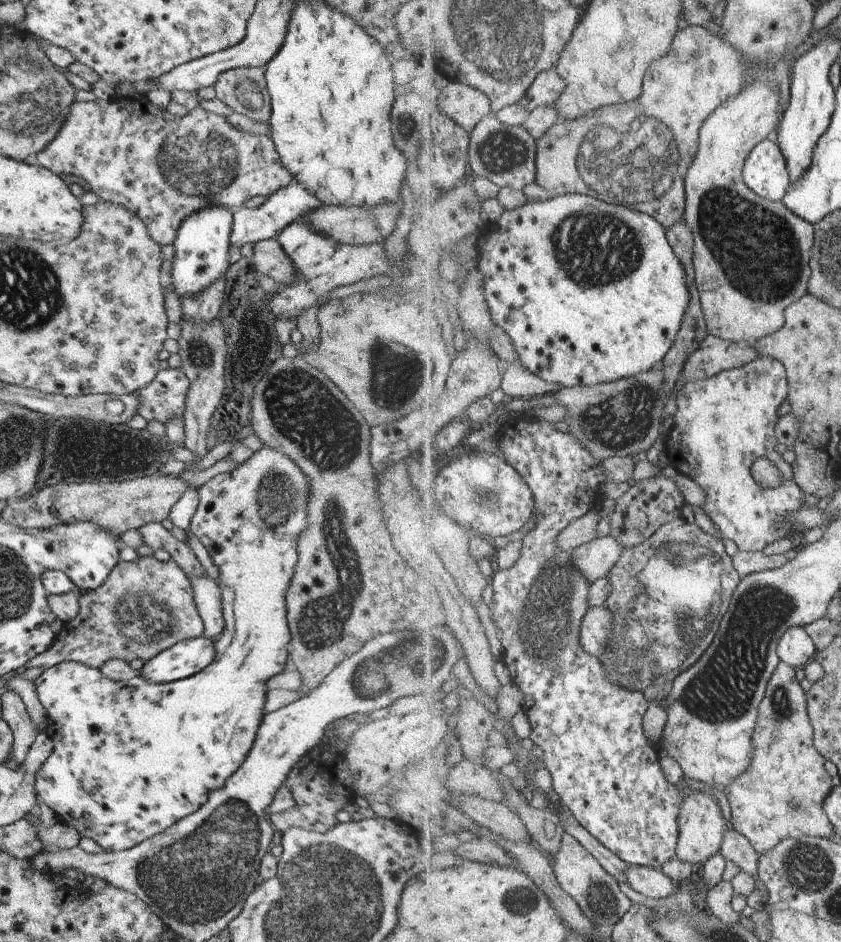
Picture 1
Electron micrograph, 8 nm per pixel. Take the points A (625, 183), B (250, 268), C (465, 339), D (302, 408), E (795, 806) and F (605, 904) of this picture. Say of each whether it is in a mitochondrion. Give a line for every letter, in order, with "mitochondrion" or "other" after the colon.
A: mitochondrion
B: other
C: other
D: mitochondrion
E: mitochondrion
F: mitochondrion

